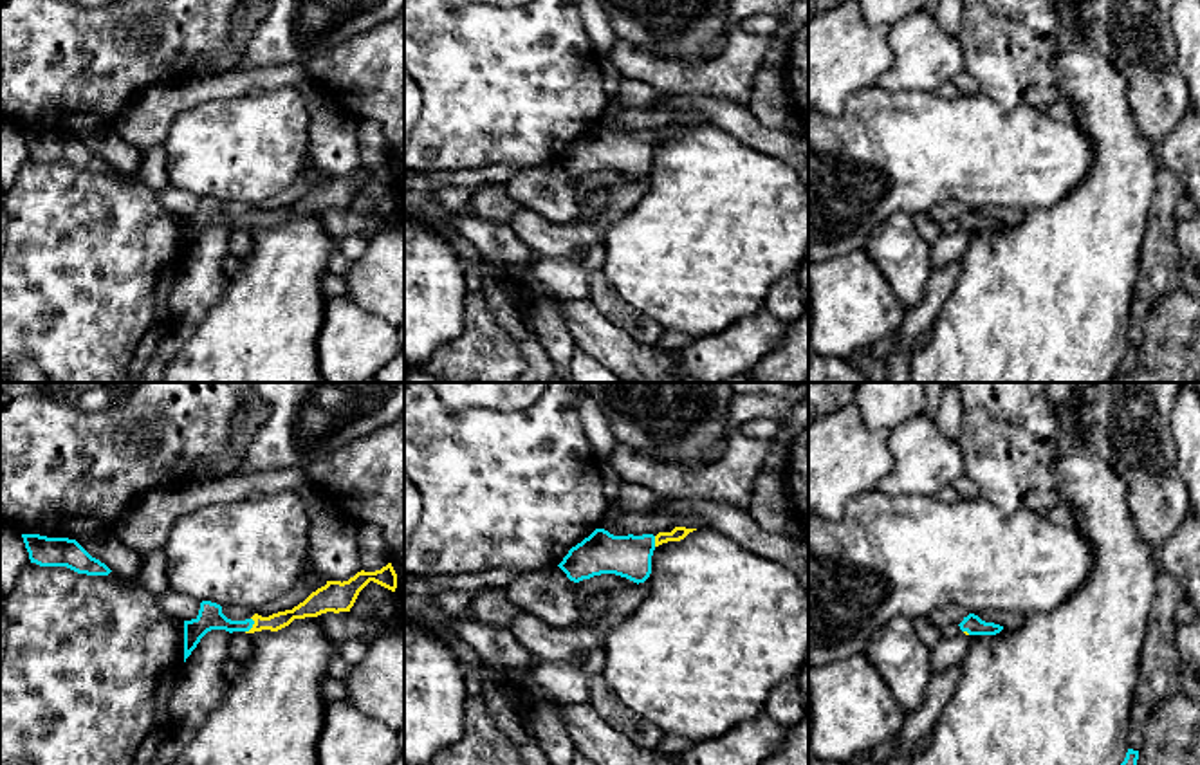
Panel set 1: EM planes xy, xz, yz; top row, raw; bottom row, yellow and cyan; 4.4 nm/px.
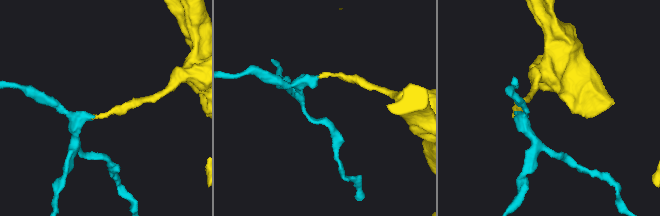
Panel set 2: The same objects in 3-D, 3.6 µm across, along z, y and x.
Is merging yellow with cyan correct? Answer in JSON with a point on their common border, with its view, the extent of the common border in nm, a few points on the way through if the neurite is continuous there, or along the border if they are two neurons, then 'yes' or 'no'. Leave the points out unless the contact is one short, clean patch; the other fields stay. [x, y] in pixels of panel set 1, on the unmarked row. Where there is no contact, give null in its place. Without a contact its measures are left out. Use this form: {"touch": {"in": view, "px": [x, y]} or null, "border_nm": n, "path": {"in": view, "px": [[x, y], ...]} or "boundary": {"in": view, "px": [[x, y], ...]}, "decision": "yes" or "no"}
{"touch": {"in": "xy", "px": [253, 221]}, "border_nm": 80, "path": {"in": "xy", "px": [[276, 217], [253, 221], [226, 221], [210, 211]]}, "decision": "yes"}

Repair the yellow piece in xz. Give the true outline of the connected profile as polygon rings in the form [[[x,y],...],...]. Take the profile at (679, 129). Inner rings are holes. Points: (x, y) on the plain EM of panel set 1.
[[[675,123],[671,128],[642,132],[614,132],[595,124],[572,143],[558,161],[570,177],[579,179],[601,170],[615,170],[633,179],[644,179],[651,170],[653,146],[668,137],[680,137],[697,124]]]

